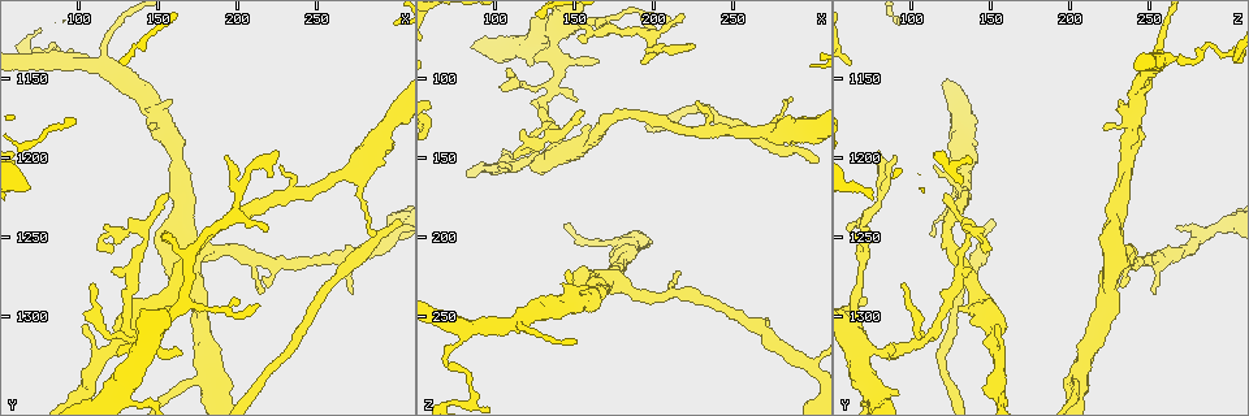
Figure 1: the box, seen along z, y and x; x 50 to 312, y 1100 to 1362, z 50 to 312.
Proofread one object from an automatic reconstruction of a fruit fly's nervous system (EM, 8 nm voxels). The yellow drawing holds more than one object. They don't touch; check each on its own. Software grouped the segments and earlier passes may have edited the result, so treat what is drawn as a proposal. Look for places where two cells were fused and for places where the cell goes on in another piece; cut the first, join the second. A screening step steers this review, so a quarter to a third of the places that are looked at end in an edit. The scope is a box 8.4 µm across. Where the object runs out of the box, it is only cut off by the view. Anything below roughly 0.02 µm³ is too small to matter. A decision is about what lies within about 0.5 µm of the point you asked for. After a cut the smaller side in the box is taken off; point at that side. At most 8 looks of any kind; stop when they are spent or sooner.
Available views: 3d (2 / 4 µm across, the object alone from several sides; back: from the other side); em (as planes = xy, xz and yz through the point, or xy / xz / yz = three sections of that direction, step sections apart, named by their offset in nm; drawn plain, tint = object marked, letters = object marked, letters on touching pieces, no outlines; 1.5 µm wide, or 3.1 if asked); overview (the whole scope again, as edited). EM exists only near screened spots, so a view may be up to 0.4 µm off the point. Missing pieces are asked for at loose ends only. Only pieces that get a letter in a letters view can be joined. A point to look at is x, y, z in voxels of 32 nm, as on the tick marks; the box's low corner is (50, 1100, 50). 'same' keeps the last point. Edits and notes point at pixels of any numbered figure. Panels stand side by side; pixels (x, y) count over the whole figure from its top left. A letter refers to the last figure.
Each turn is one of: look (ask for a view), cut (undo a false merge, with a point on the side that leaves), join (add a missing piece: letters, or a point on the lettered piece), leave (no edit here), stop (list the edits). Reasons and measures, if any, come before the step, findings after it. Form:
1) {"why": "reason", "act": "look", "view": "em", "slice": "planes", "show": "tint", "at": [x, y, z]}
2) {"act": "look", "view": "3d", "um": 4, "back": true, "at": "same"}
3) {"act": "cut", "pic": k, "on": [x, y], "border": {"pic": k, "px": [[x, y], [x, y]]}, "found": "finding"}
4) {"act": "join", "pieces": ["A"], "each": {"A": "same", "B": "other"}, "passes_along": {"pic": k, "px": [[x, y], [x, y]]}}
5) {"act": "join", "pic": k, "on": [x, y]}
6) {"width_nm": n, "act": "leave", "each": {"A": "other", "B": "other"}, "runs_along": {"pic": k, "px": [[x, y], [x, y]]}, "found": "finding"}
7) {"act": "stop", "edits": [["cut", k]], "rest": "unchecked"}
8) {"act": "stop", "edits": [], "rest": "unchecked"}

{"why": "sudden change in width", "act": "look", "view": "3d", "um": 2, "at": [138, 1322, 68]}

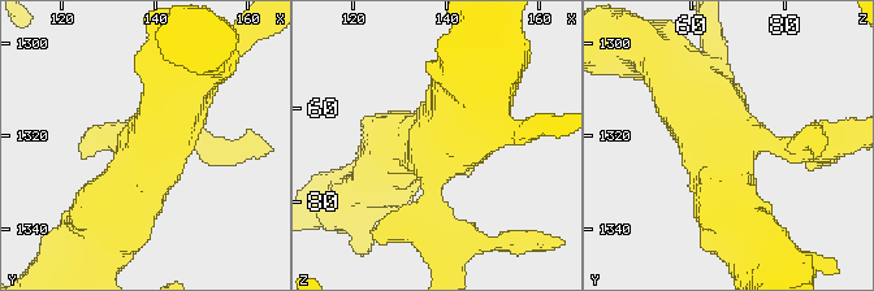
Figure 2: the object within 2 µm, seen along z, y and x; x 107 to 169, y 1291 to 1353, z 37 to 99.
{"act": "look", "view": "em", "slice": "planes", "show": "plain", "at": [139, 1321, 68]}

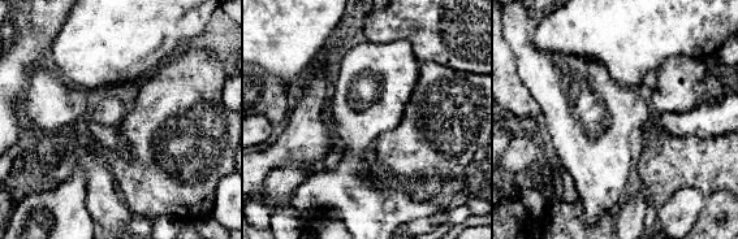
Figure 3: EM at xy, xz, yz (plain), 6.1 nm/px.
{"why": "what lies round it", "act": "look", "view": "em", "slice": "planes", "show": "letters", "at": "same"}

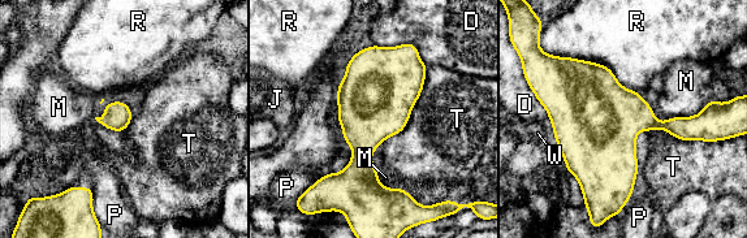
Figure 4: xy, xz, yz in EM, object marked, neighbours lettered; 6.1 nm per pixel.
{"act": "leave", "each": {"D": "other", "J": "other", "M": "other", "P": "other", "R": "other", "T": "other", "W": "other"}, "border": {"pic": 4, "px": [[547, 53], [604, 64], [638, 92]]}, "found": "one cell here"}

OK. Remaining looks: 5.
{"why": "tapers out", "act": "look", "view": "3d", "um": 4, "at": [228, 1206, 114]}

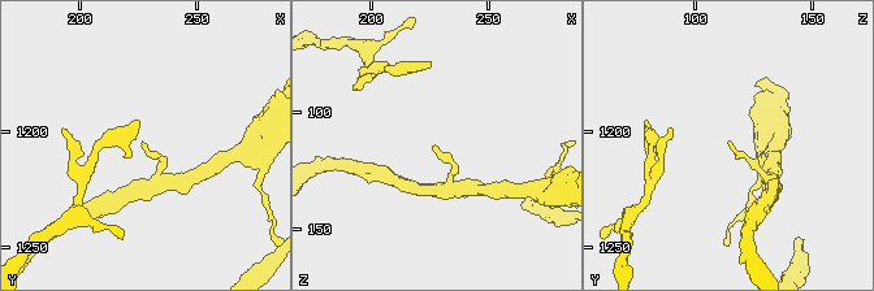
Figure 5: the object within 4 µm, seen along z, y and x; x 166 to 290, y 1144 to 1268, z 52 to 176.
{"act": "look", "view": "em", "slice": "xz", "step": 4, "show": "tint", "at": [229, 1205, 113]}

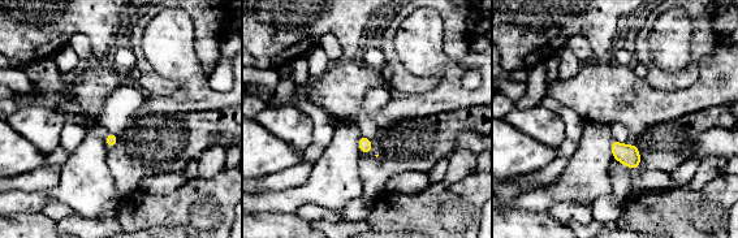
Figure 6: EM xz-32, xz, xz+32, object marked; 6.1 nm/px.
{"act": "look", "view": "em", "slice": "planes", "show": "letters", "at": "same"}

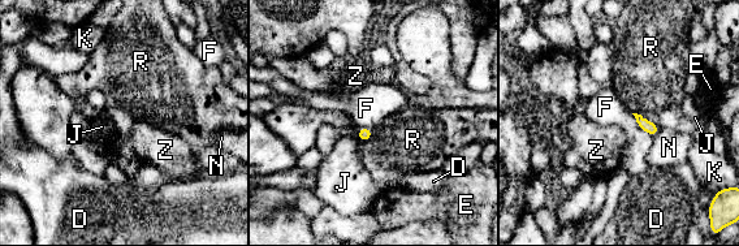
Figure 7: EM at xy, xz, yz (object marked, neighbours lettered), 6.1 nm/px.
{"act": "leave", "each": {"D": "other", "E": "other", "F": "other", "J": "other", "K": "other", "N": "other", "R": "other", "Z": "other"}, "border": {"pic": 7, "px": [[631, 113], [636, 124], [652, 137]]}, "found": "none of them fits"}

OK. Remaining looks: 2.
{"why": "free end", "act": "look", "view": "em", "slice": "planes", "show": "letters", "at": [146, 1182, 222]}

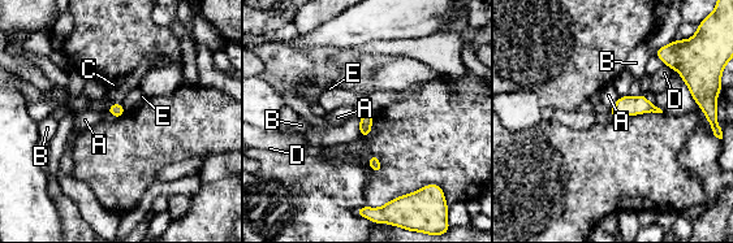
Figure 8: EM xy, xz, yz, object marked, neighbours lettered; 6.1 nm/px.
{"act": "leave", "each": {"A": "other", "B": "other", "C": "other", "D": "other", "E": "other"}, "found": "no lettered piece goes on from it"}

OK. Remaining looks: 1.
{"act": "stop", "edits": [], "rest": "unchecked"}

